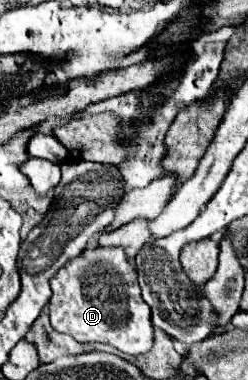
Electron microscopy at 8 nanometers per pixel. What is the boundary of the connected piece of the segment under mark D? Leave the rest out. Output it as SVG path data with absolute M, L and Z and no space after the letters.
M121 247L85 249L81 255L69 259L49 283L53 291L49 301L49 321L55 331L71 335L79 343L107 343L129 355L147 353L153 347L153 325L149 321L151 311L141 297L137 271Z

